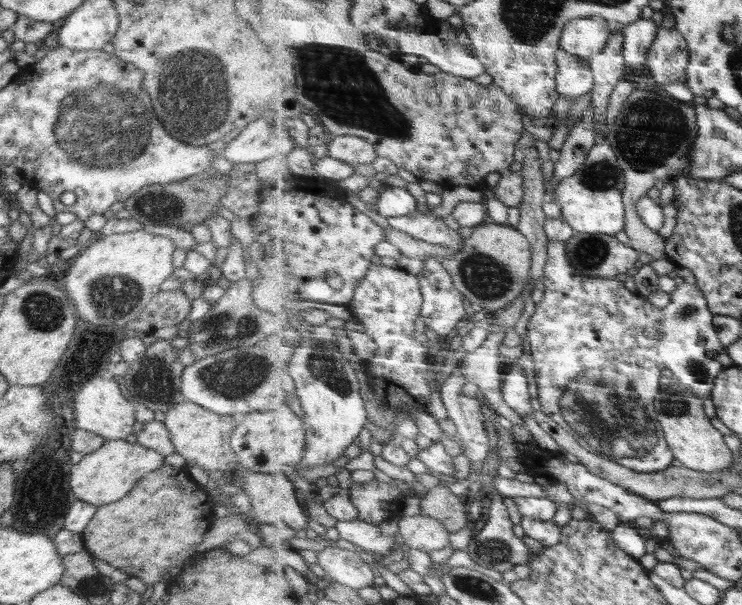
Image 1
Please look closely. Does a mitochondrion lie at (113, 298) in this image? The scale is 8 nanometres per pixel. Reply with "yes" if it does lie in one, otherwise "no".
yes

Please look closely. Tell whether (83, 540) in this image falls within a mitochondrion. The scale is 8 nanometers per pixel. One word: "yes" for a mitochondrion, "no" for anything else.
no

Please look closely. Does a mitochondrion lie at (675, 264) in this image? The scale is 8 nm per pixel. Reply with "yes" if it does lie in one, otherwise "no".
no

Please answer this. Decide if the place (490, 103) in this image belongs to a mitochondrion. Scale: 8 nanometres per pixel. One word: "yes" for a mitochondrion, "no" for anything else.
no

